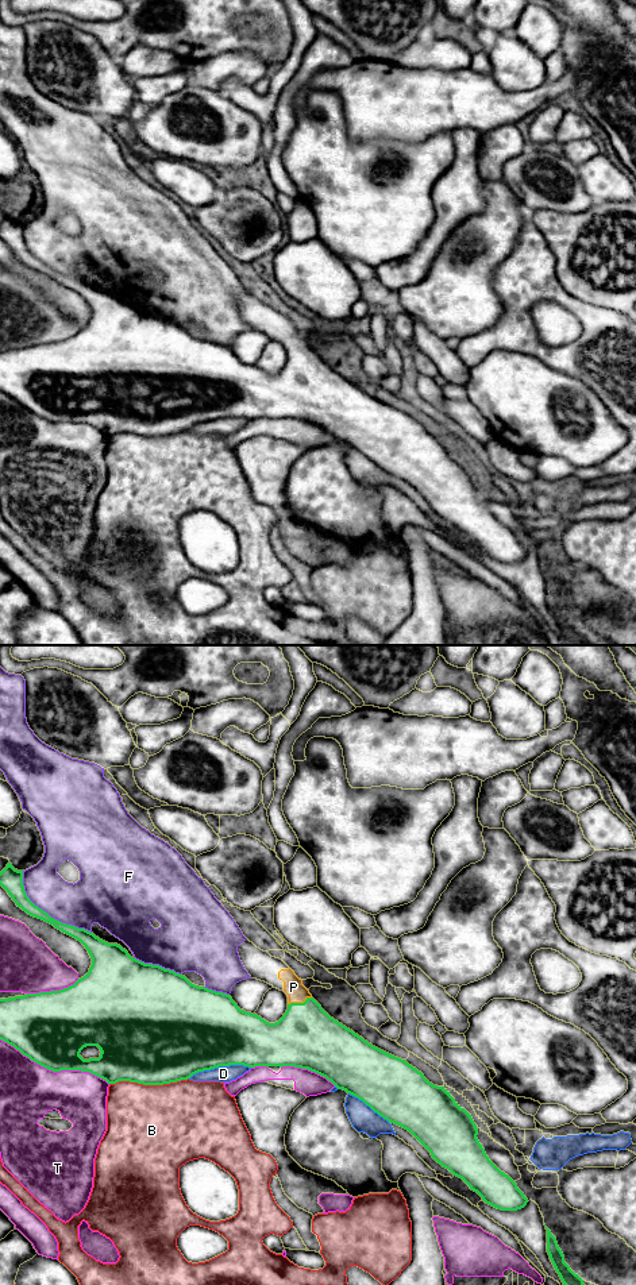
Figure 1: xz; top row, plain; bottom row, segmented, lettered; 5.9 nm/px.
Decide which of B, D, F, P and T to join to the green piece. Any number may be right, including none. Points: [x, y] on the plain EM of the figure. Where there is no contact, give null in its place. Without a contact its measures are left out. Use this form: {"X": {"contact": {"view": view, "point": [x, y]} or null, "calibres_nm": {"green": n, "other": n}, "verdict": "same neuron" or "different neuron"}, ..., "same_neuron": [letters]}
{"B": {"contact": {"view": "xz", "point": [149, 436]}, "calibres_nm": {"green": 500, "other": 500}, "verdict": "different neuron"}, "D": {"contact": {"view": "xz", "point": [219, 417]}, "calibres_nm": {"green": 500, "other": 100}, "verdict": "different neuron"}, "F": {"contact": {"view": "xz", "point": [45, 263]}, "calibres_nm": {"green": 110, "other": 260}, "verdict": "different neuron"}, "P": {"contact": {"view": "xz", "point": [299, 355]}, "calibres_nm": {"green": 380, "other": 120}, "verdict": "same neuron"}, "T": {"contact": {"view": "xz", "point": [54, 423]}, "calibres_nm": {"green": 440, "other": 340}, "verdict": "different neuron"}, "same_neuron": ["P"]}

